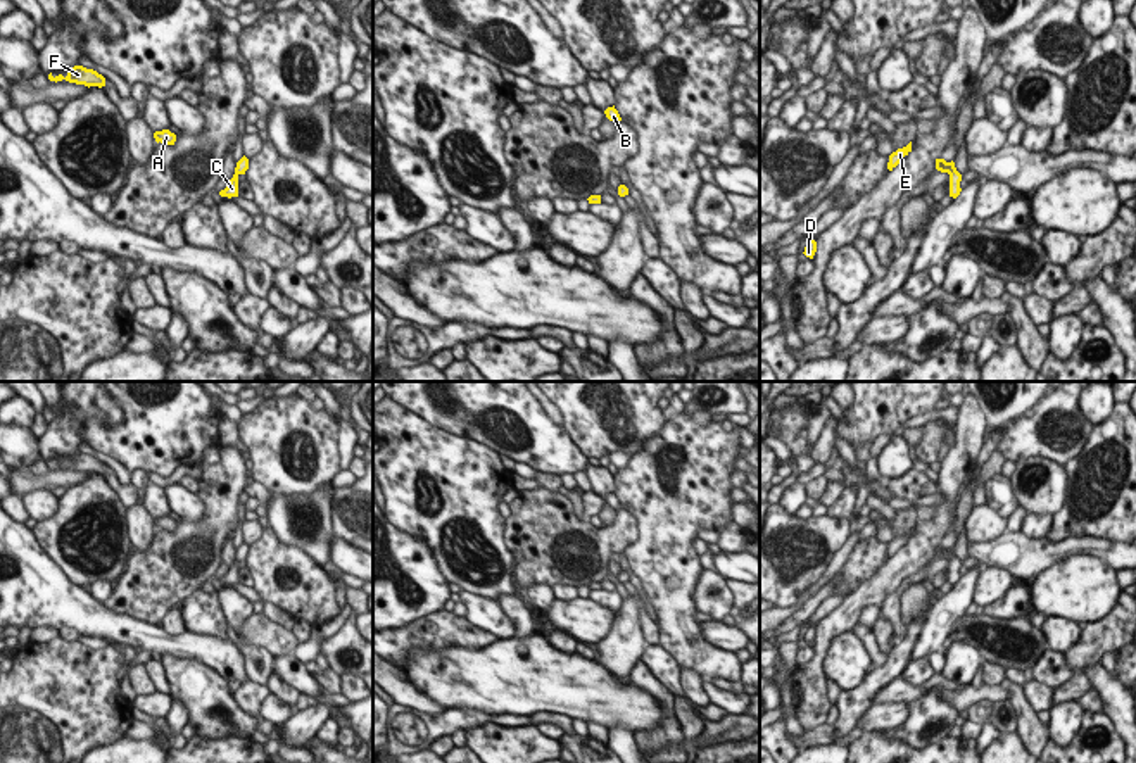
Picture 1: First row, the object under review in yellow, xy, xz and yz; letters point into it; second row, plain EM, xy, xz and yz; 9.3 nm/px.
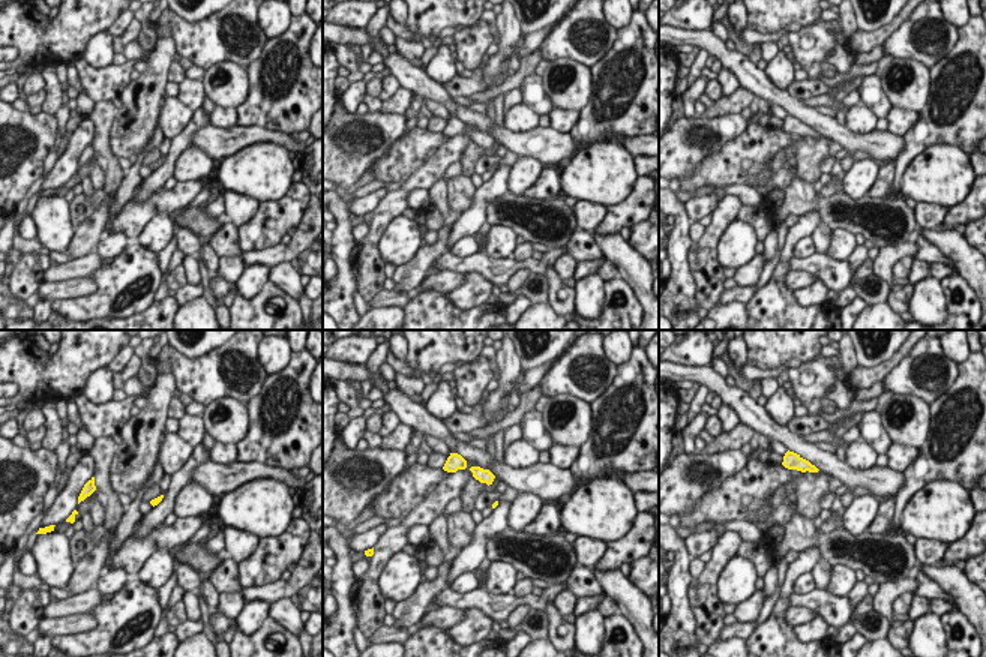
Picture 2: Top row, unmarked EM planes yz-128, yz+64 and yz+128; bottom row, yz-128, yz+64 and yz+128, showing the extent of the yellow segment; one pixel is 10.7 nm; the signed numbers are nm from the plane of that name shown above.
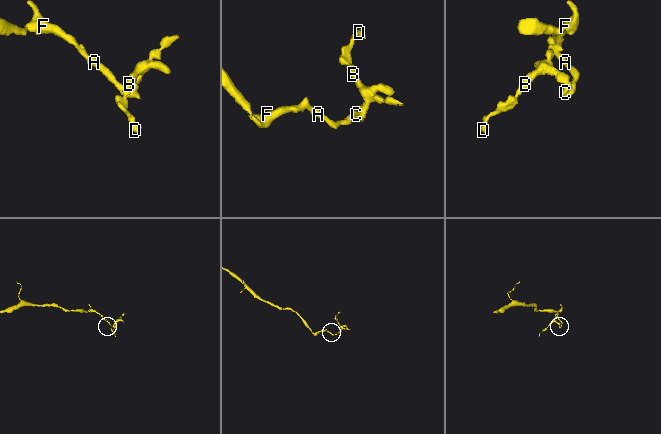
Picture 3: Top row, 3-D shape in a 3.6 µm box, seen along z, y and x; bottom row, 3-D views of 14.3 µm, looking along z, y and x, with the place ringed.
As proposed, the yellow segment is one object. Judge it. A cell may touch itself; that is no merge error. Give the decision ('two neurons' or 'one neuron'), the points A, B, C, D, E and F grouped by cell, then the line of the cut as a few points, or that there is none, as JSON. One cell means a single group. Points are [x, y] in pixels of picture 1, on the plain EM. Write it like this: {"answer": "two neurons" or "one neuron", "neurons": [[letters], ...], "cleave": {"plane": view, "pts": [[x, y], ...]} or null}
{"answer": "one neuron", "neurons": [["A", "B", "C", "D", "E", "F"]], "cleave": null}

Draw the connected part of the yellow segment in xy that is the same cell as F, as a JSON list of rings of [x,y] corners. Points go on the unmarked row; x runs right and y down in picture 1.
[[[74,452],[69,459],[67,459],[67,463],[64,464],[62,461],[59,461],[59,463],[52,463],[52,459],[48,461],[48,466],[50,468],[62,468],[62,466],[66,466],[66,468],[69,468],[69,470],[76,470],[76,471],[85,471],[85,473],[98,473],[98,475],[102,475],[102,473],[105,473],[105,464],[102,463],[102,461],[98,461],[97,457],[93,457],[93,456],[86,456],[86,454],[83,454],[83,452]]]

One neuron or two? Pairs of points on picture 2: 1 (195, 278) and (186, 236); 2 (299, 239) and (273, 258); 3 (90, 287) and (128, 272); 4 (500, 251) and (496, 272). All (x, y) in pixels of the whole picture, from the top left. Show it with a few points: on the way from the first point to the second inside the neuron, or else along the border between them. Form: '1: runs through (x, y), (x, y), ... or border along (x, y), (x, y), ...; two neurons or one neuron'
1: runs through (192, 267), (191, 246); one neuron
2: runs through (293, 245), (279, 254); one neuron
3: border along (98, 284), (93, 293), (65, 300); two neurons
4: border along (485, 251), (496, 258), (511, 257); two neurons

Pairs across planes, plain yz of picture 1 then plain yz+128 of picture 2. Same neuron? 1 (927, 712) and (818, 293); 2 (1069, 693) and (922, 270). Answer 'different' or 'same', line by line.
1: same
2: same

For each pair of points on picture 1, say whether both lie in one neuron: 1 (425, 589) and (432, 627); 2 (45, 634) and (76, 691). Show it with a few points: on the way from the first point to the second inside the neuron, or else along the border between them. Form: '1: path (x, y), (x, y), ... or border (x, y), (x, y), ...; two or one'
1: border (441, 610), (392, 629); two
2: border (57, 636), (42, 643), (30, 643); two

